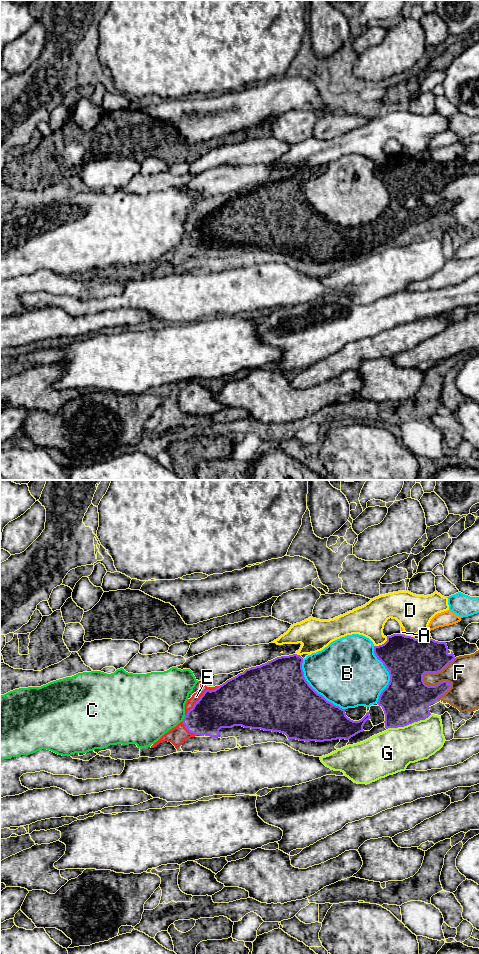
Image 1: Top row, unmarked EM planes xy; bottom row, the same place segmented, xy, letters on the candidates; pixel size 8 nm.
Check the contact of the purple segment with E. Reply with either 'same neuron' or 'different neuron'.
same neuron

